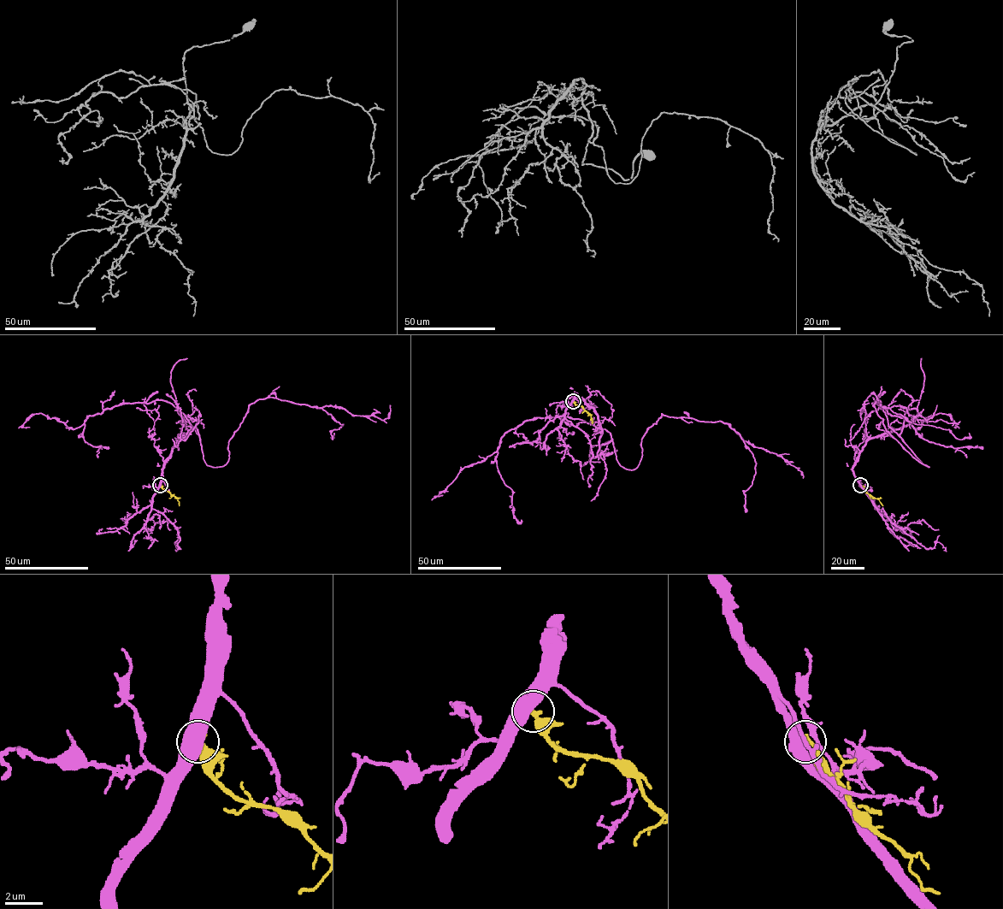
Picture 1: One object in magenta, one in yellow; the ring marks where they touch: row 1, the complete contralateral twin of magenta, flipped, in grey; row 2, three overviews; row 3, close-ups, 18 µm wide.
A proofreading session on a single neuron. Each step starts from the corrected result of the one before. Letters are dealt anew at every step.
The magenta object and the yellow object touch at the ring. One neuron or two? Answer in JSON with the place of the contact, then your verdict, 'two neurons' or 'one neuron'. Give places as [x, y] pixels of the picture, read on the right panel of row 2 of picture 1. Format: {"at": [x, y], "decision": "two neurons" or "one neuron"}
{"at": [860, 485], "decision": "one neuron"}

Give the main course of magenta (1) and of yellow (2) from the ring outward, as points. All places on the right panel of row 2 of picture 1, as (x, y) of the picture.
1: (860, 485), (862, 447), (910, 409), (899, 436), (929, 467), (876, 397), (969, 433)
2: (860, 485), (882, 505)

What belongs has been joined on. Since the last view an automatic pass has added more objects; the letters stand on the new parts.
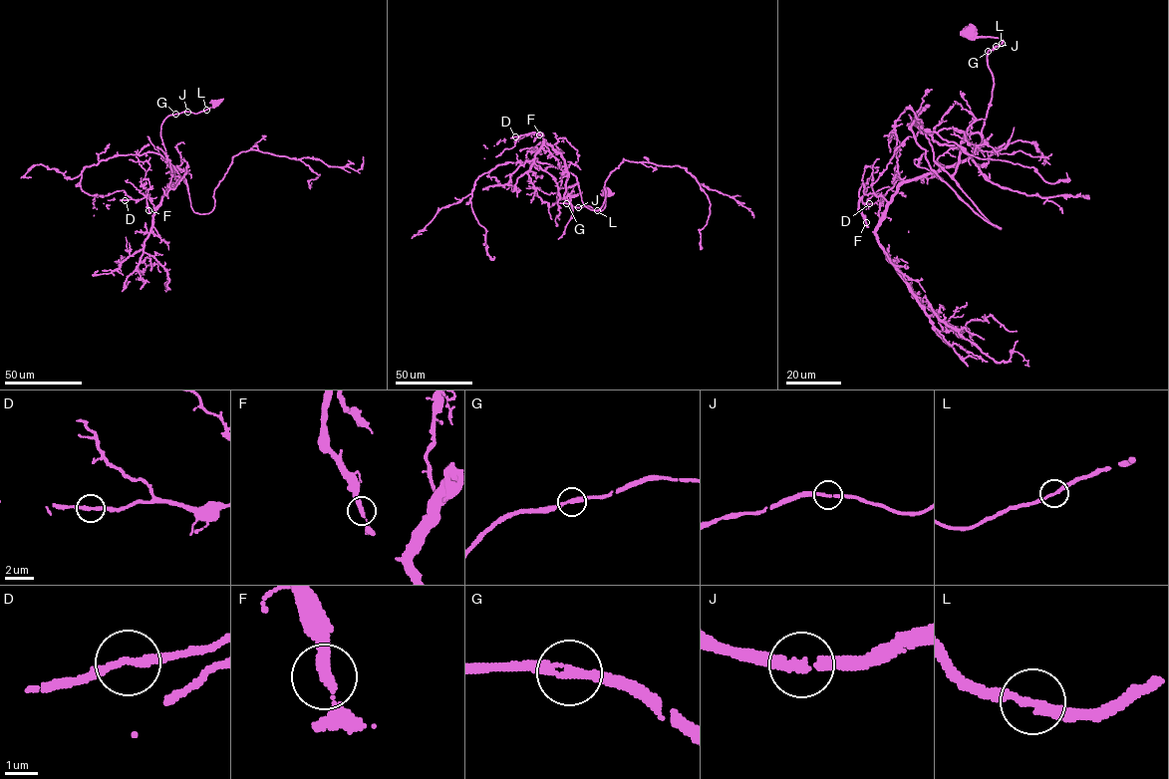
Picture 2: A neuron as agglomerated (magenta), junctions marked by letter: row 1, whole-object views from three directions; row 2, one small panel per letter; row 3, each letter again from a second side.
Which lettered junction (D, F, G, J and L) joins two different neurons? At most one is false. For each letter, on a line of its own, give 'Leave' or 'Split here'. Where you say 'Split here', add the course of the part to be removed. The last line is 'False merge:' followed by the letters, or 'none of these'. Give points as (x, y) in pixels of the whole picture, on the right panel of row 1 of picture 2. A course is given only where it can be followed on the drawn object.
D: Leave
F: Leave
G: Leave
J: Leave
L: Leave
False merge: none of these

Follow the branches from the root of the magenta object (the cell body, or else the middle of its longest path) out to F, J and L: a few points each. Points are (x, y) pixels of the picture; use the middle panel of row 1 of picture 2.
F: (606, 192), (605, 207), (600, 211), (566, 203), (551, 206), (563, 197), (567, 172), (562, 156), (539, 134)
J: (606, 192), (605, 207), (600, 211), (588, 205), (577, 207)
L: (606, 192), (605, 207), (597, 210)

